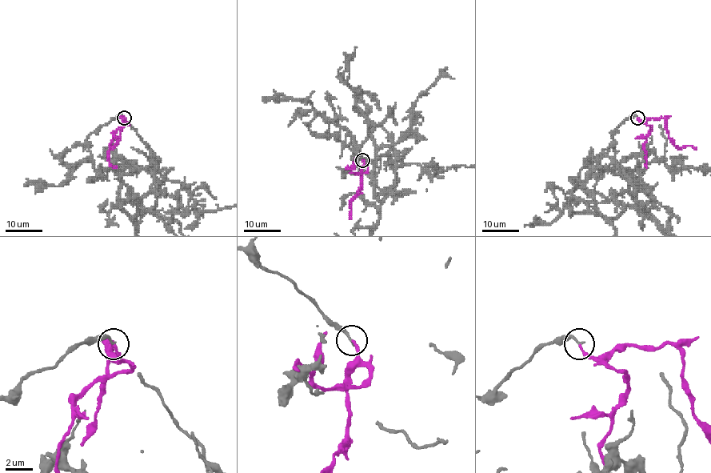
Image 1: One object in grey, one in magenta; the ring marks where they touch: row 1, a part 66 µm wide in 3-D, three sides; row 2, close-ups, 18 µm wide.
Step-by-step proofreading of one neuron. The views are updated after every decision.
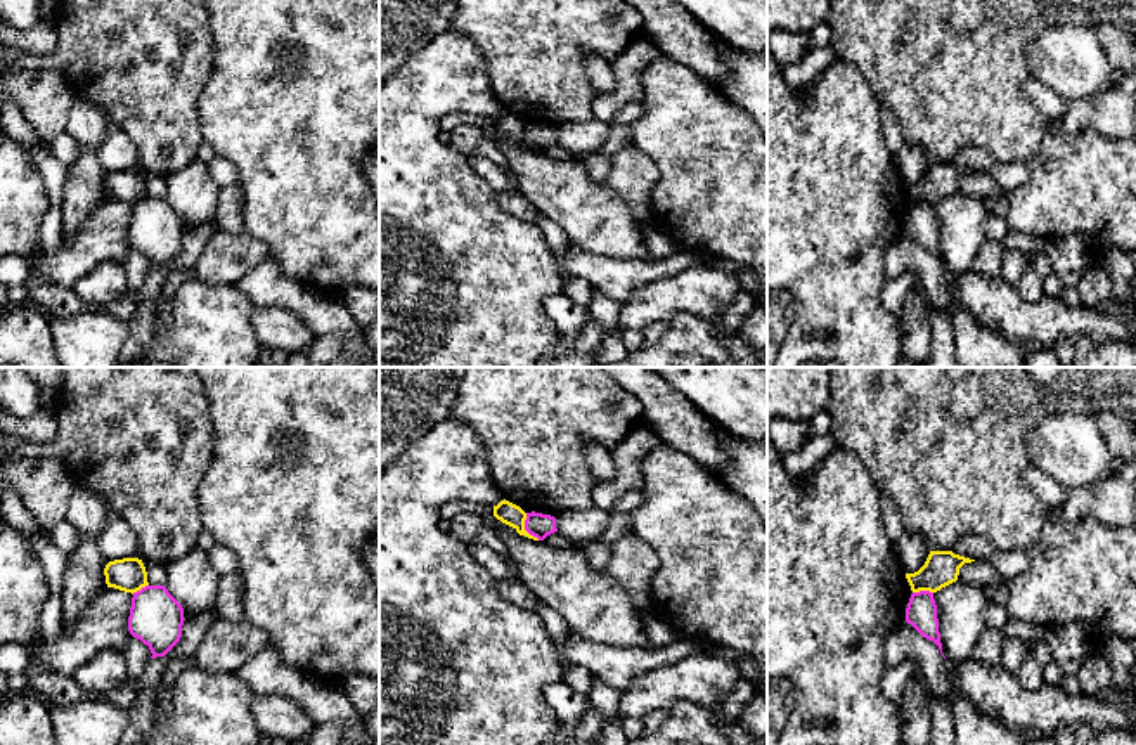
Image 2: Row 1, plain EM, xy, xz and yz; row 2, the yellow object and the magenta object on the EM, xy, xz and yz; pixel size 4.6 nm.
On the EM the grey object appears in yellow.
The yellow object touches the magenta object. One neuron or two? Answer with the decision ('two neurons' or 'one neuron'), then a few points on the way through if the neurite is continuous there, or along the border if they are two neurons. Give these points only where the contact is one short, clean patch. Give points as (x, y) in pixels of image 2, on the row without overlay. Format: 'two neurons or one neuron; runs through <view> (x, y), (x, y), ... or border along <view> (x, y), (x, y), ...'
two neurons; border along xz (525, 125), (525, 141), (539, 151)

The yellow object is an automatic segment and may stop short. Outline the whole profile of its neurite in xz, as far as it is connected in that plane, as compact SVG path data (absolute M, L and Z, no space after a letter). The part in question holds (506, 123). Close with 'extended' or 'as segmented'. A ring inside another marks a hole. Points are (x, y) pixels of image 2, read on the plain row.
M504 111L494 118L494 128L502 135L513 139L520 147L539 152L525 142L526 125L520 118Z; as segmented

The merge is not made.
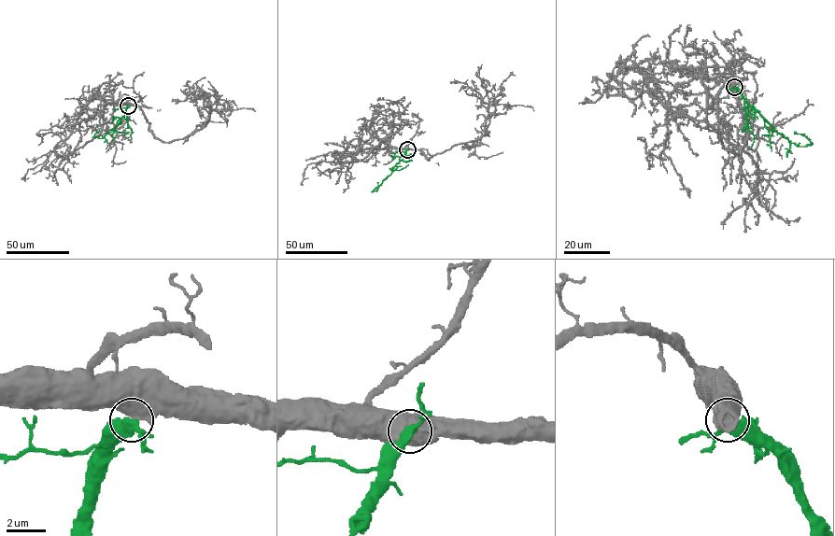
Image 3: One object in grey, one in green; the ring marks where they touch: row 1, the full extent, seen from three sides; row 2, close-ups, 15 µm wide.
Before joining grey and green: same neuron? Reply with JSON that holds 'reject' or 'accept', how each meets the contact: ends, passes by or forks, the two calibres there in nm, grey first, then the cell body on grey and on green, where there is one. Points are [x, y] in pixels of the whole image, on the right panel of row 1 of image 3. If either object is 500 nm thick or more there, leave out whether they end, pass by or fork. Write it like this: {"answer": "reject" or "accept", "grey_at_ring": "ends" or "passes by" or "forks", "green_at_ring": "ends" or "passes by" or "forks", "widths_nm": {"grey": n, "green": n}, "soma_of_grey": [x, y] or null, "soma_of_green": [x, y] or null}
{"answer": "reject", "widths_nm": {"grey": 850, "green": 400}, "soma_of_grey": null, "soma_of_green": null}

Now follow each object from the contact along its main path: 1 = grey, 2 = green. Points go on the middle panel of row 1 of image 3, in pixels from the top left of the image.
1: (407, 149), (420, 150), (429, 160), (477, 140), (484, 134), (490, 101), (507, 108), (530, 105), (534, 111)
2: (407, 149), (397, 167), (373, 191), (378, 182)

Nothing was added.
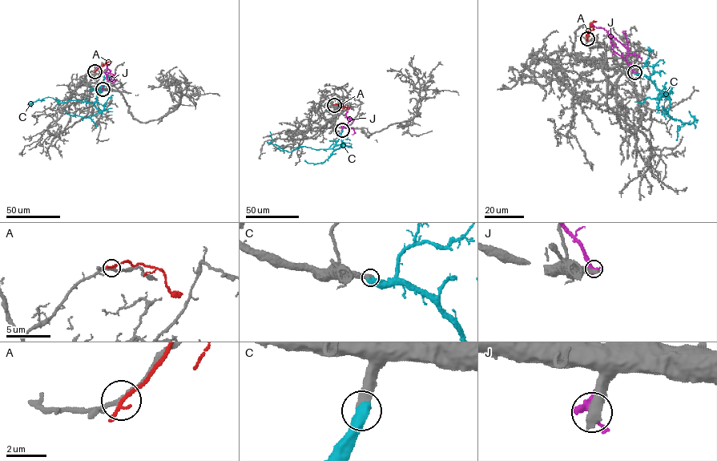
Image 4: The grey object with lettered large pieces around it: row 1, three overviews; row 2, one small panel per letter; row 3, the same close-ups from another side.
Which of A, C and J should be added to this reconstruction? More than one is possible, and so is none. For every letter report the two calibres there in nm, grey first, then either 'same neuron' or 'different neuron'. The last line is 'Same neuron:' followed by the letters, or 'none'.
A: 220 nm thick on the grey side, 240 nm on the other; different neuron
C: 500 nm thick on the grey side, 700 nm on the other; same neuron
J: 650 nm thick on the grey side, 440 nm on the other; different neuron
Same neuron: C

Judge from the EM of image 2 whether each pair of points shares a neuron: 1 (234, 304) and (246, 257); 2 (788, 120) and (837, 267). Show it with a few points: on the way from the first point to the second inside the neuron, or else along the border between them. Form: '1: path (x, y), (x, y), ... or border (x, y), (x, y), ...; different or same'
1: border (193, 276), (208, 283), (232, 285); different
2: path (788, 156), (788, 182), (809, 203), (819, 231); same

